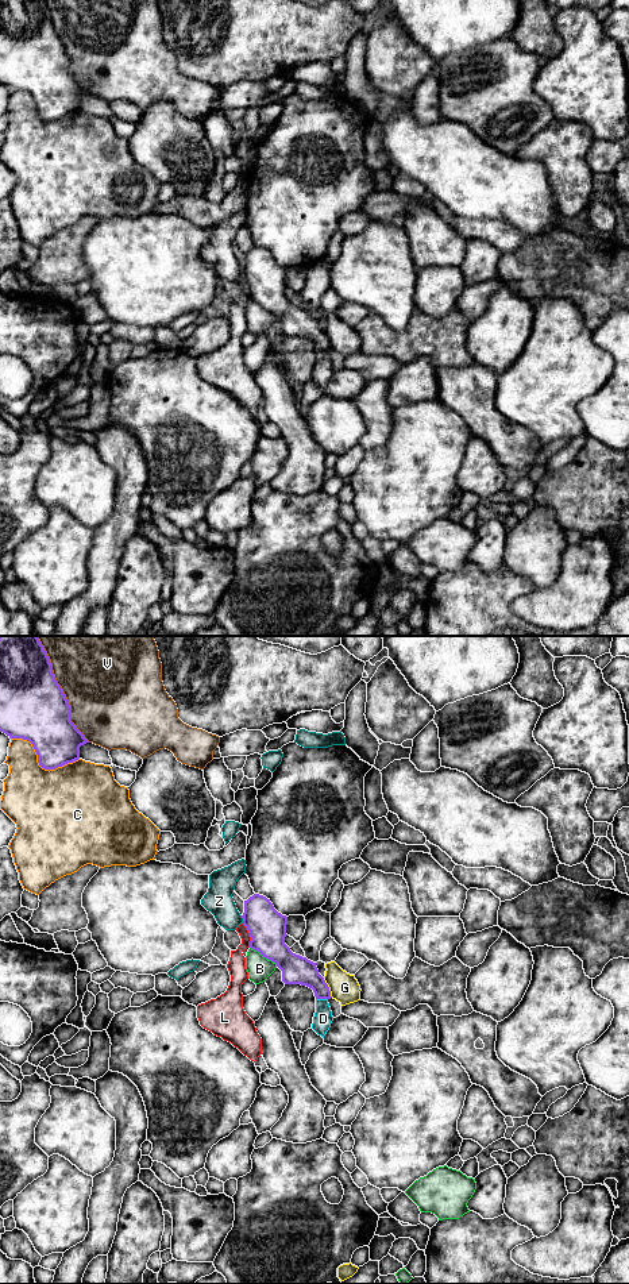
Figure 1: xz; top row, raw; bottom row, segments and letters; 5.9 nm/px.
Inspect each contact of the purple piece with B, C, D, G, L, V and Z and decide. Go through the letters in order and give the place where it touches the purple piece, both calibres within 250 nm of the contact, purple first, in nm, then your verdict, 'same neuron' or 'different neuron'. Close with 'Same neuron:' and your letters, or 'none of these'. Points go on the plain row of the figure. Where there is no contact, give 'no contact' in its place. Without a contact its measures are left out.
B: xz (263, 308) | 220/150 nm | different neuron
C: xz (39, 116) | 300/420 nm | different neuron
D: xz (321, 350) | 180/120 nm | same neuron
G: xz (328, 339) | 180/170 nm | different neuron
L: xz (250, 288) | 220/110 nm | different neuron
V: xz (64, 47) | 400/460 nm | different neuron
Z: xz (243, 272) | 220/170 nm | different neuron
Same neuron: D

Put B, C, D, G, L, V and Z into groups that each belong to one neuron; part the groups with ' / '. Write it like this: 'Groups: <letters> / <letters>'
Groups: B / C / D / G / L / V / Z

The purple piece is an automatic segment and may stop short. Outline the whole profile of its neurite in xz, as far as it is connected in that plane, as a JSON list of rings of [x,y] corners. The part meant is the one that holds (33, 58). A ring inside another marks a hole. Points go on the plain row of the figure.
[[[0,0],[0,84],[30,93],[39,117],[49,123],[78,112],[80,99],[89,95],[70,73],[70,57],[54,30],[45,0]]]

